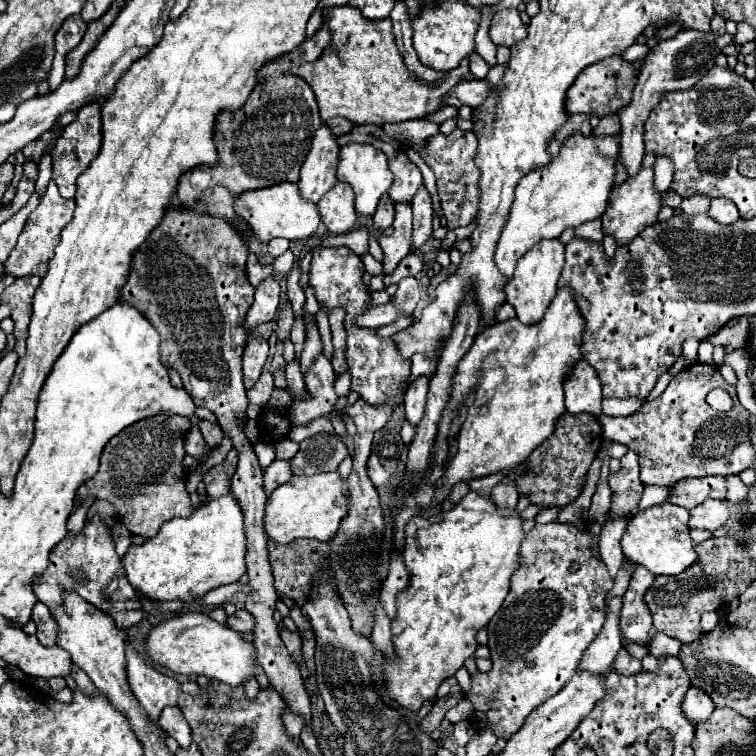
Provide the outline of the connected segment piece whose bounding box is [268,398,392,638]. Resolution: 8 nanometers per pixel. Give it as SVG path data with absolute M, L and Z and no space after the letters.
M362 398L356 400L352 406L344 408L344 412L354 420L356 434L354 434L354 466L346 480L350 490L350 512L342 520L336 536L330 542L318 540L292 540L290 544L276 544L268 540L268 554L270 566L274 572L274 588L278 594L286 594L302 608L310 596L314 578L318 576L320 568L328 568L334 584L338 588L340 600L350 614L352 630L360 636L370 636L374 628L374 604L378 602L378 584L380 584L380 568L382 568L382 542L384 542L384 512L380 506L380 496L374 484L366 474L366 462L370 456L370 444L374 432L380 430L390 414L392 406L370 406Z

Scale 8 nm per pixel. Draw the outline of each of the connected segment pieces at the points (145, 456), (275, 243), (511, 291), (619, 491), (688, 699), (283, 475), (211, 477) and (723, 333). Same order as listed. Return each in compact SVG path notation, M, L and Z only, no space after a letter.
M156 414L124 428L106 444L96 476L78 488L78 504L82 504L88 496L112 502L120 524L134 536L146 538L158 534L160 526L176 516L190 516L192 506L184 484L184 434L188 434L190 428L192 422L186 416L176 414Z
M284 238L270 240L270 242L268 242L268 254L274 256L274 258L278 258L280 254L284 254L284 252L288 250L288 246L290 246L290 240L284 240Z
M558 238L552 240L540 240L540 244L532 246L516 264L516 272L512 274L512 280L504 286L506 302L516 308L516 316L524 324L534 324L542 320L546 308L550 306L552 298L558 290L558 278L564 266L564 244Z
M636 452L624 454L620 472L608 478L612 488L612 510L616 514L622 514L622 516L636 514L638 500L644 490L644 484L640 482L638 474L640 474L640 464L638 464Z
M690 688L684 696L684 714L690 722L698 724L700 720L708 720L710 714L714 712L714 704L712 704L712 698L706 696L706 692L700 692L700 688Z
M274 460L266 468L266 472L264 472L264 486L268 490L274 490L274 488L278 488L280 484L284 484L290 478L292 478L292 466L290 466L290 462L286 462L286 460Z
M230 450L226 460L212 468L206 476L204 476L204 482L206 482L206 492L210 498L220 498L220 496L226 496L230 494L230 480L236 472L236 462L238 462L238 454L236 450Z
M742 316L740 318L740 324L734 328L729 328L724 326L721 328L716 335L708 337L706 340L709 341L712 345L717 346L728 346L731 345L733 349L743 348L749 334L749 324L748 317Z

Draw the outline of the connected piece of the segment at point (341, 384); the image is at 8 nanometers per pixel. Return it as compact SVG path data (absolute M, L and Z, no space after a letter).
M348 371L337 376L334 384L336 394L339 397L347 396L351 391L351 376Z

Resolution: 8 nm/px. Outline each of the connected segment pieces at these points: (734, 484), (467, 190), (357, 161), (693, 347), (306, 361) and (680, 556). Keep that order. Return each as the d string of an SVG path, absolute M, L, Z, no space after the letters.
M728 476L726 484L728 484L726 500L730 500L730 502L742 502L748 496L748 486L740 480L740 476Z
M456 128L452 134L436 134L426 140L420 156L434 170L438 182L440 206L446 216L446 228L454 230L458 226L468 226L478 212L478 178L480 170L474 162L478 148L478 138L474 132L464 132Z
M346 144L340 150L340 164L338 164L338 180L344 180L352 184L356 194L356 212L364 216L372 216L376 212L378 200L382 194L388 192L388 188L394 182L394 176L388 168L388 158L382 150L370 146L370 144Z
M690 337L684 341L682 345L682 356L685 357L687 365L696 362L699 343L700 342L694 337Z
M306 316L306 342L304 342L302 358L300 358L302 374L306 374L310 370L310 366L314 364L314 360L318 358L318 354L322 354L322 342L320 342L318 328L314 324L308 324L308 318L310 316Z
M664 502L658 506L652 506L636 516L630 518L628 528L622 536L622 550L624 556L628 560L632 560L634 564L642 564L646 566L652 574L660 576L676 576L678 572L686 570L690 564L696 562L696 550L694 550L694 540L690 536L690 528L688 528L688 516L690 512Z

